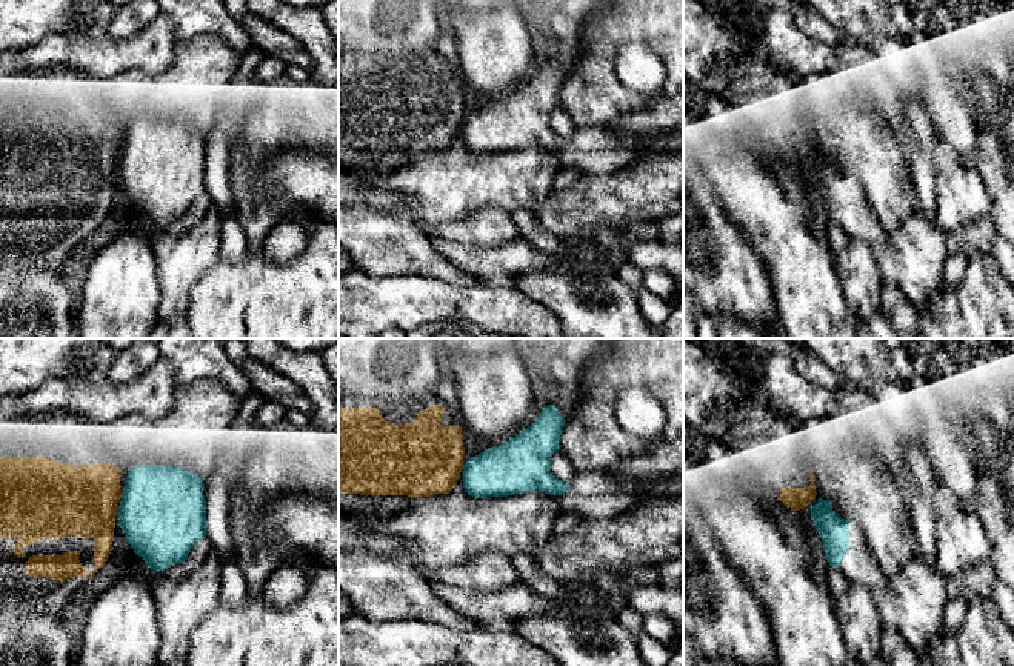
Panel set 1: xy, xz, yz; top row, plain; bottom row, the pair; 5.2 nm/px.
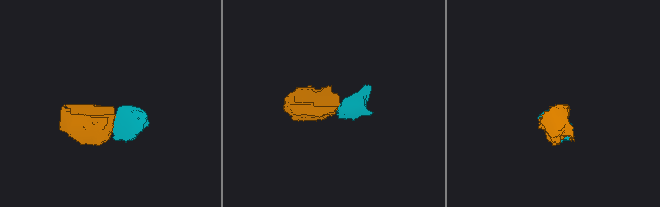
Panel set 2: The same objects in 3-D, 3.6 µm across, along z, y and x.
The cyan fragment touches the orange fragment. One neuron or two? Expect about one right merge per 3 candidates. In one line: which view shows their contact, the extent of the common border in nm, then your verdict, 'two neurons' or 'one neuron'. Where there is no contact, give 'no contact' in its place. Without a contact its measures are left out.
contact in xy; length 30 nm; two neurons

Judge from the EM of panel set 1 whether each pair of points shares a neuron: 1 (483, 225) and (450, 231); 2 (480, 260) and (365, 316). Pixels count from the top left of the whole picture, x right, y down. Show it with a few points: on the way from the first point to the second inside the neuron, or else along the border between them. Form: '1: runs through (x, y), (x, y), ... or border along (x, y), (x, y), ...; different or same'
1: runs through (476, 229), (457, 231); same
2: border along (473, 282), (508, 286); different

